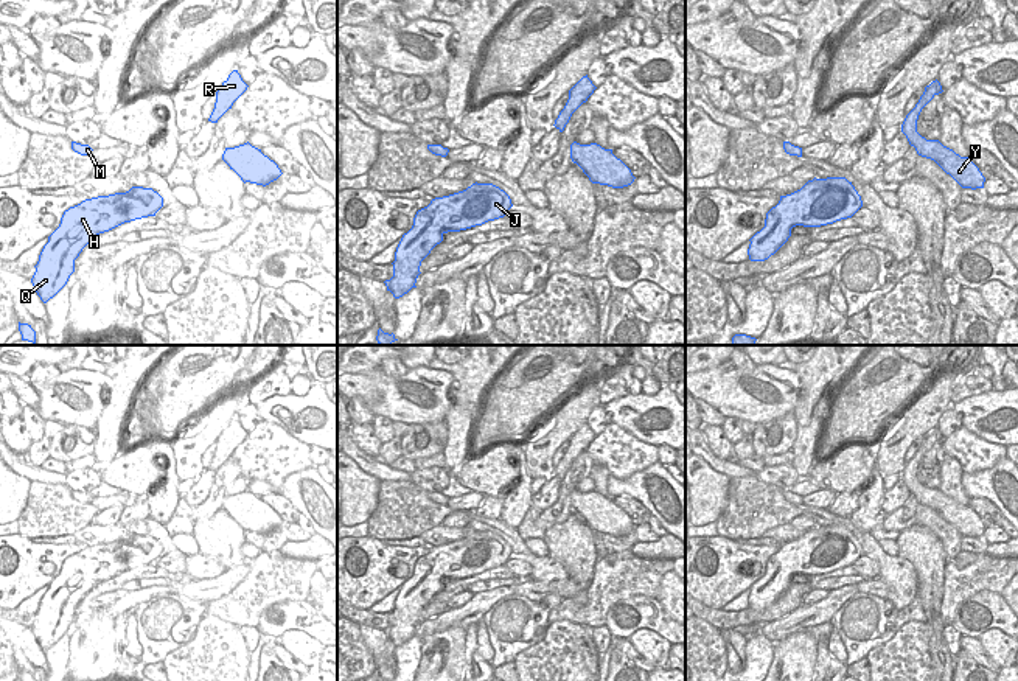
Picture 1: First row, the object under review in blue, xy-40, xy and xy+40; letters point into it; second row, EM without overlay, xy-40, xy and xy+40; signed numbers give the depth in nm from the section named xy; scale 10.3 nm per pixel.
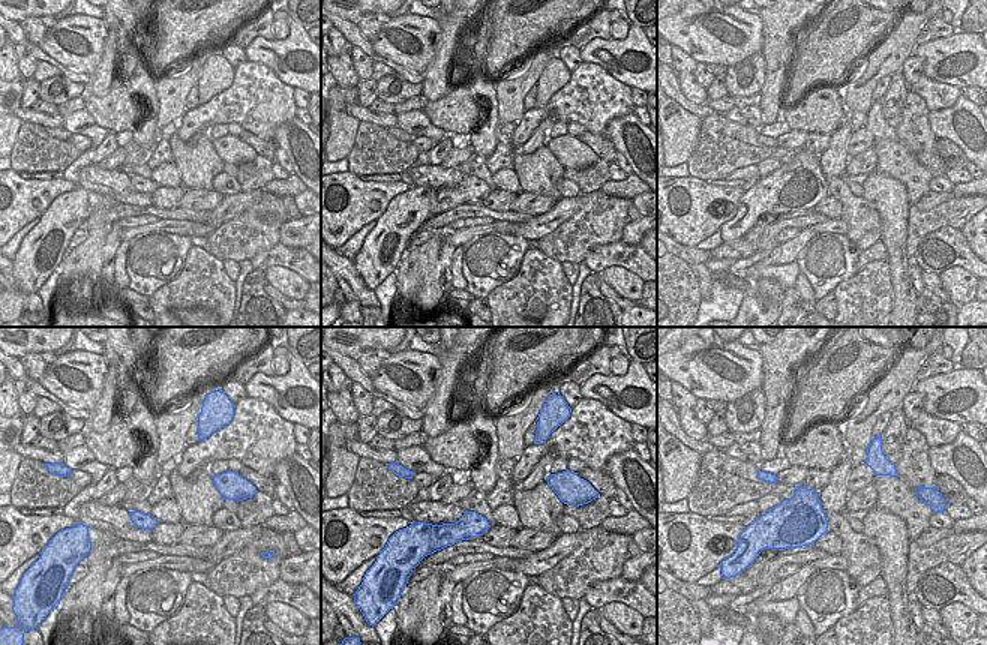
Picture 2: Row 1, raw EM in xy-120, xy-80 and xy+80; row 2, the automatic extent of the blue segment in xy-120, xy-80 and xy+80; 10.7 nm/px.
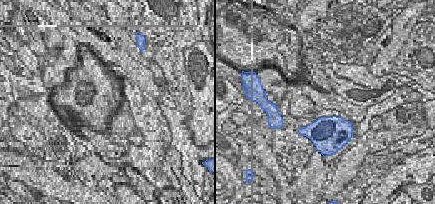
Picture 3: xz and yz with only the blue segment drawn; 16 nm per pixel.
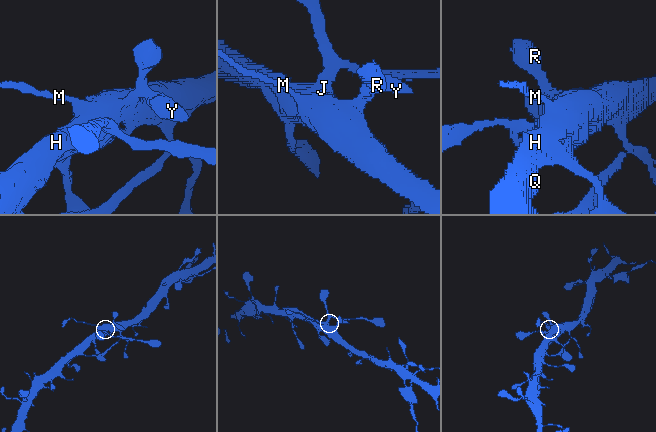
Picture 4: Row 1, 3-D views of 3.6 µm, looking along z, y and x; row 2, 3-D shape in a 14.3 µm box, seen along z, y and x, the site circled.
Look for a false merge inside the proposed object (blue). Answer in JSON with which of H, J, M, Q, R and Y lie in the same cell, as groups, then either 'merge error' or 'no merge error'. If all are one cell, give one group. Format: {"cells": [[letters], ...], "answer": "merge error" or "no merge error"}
{"cells": [["H", "J", "M", "Q", "R", "Y"]], "answer": "no merge error"}

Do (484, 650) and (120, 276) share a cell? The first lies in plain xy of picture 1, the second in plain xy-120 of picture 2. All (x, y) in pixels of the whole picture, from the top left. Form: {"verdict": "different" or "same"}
{"verdict": "same"}

